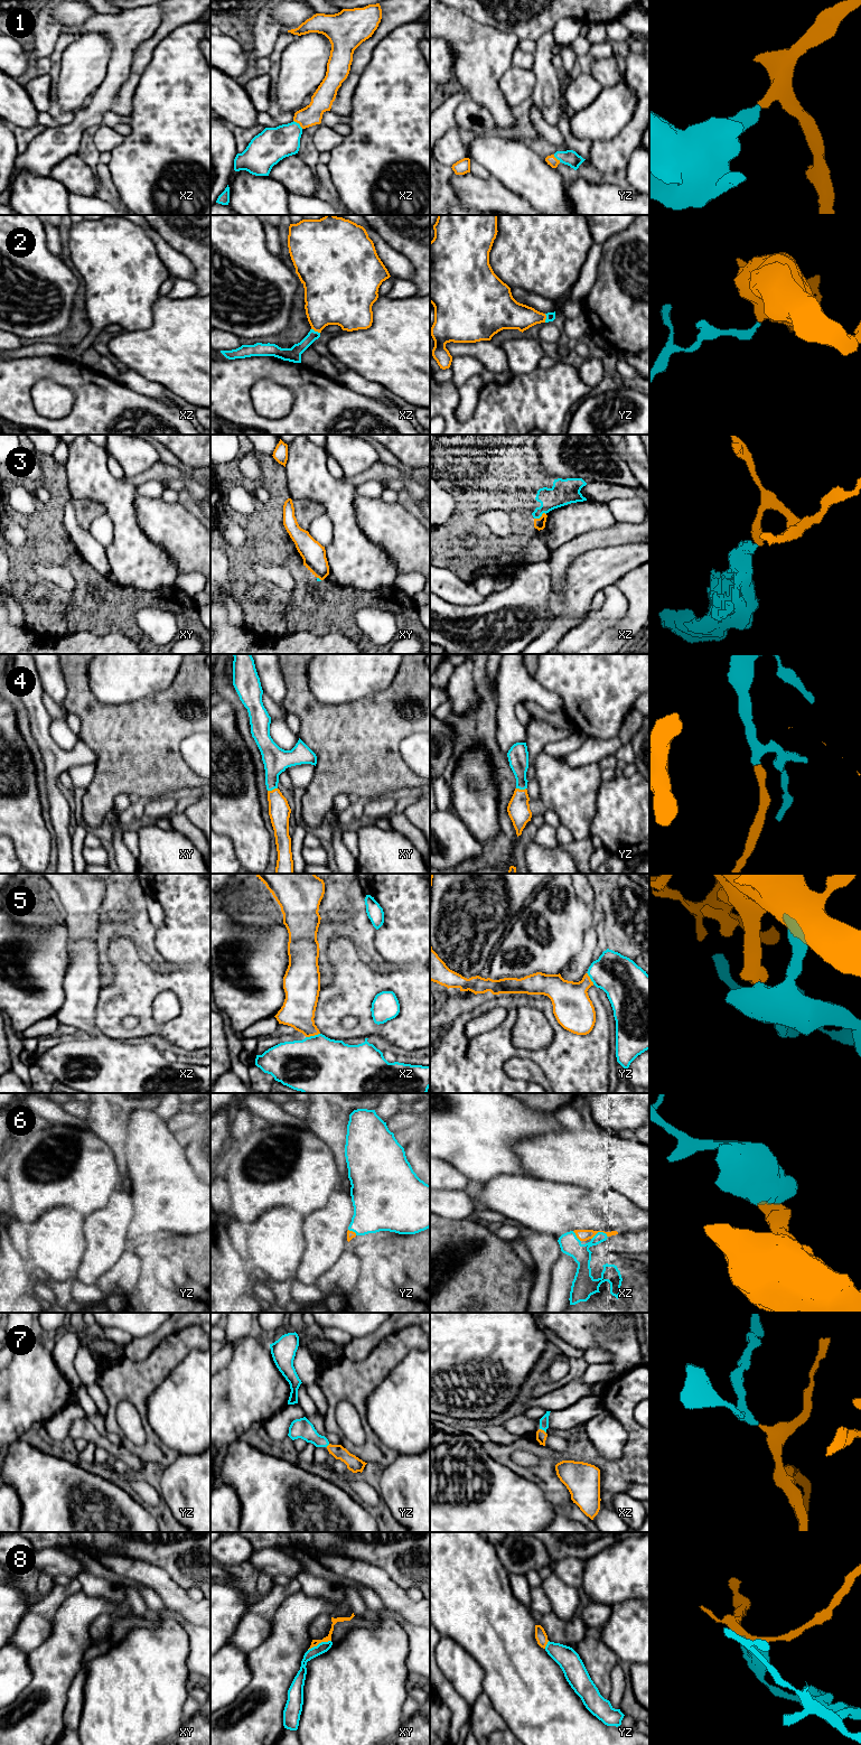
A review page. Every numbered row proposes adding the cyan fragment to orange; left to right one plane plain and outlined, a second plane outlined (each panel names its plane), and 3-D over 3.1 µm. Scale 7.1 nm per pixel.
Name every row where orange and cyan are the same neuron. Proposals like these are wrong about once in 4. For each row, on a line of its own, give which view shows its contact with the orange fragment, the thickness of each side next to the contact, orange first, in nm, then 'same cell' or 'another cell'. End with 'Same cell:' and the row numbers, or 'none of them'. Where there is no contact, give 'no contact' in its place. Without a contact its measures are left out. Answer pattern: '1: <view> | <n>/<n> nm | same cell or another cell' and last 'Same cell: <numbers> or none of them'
1: xz | 160/240 nm | same cell
2: xz | 360/110 nm | same cell
3: xz | 80/190 nm | another cell
4: xy | 160/190 nm | same cell
5: xz | 240/440 nm | same cell
6: xz | 80/150 nm | same cell
7: xz | 80/60 nm | same cell
8: xy | 50/80 nm | another cell
Same cell: 1, 2, 4, 5, 6, 7

